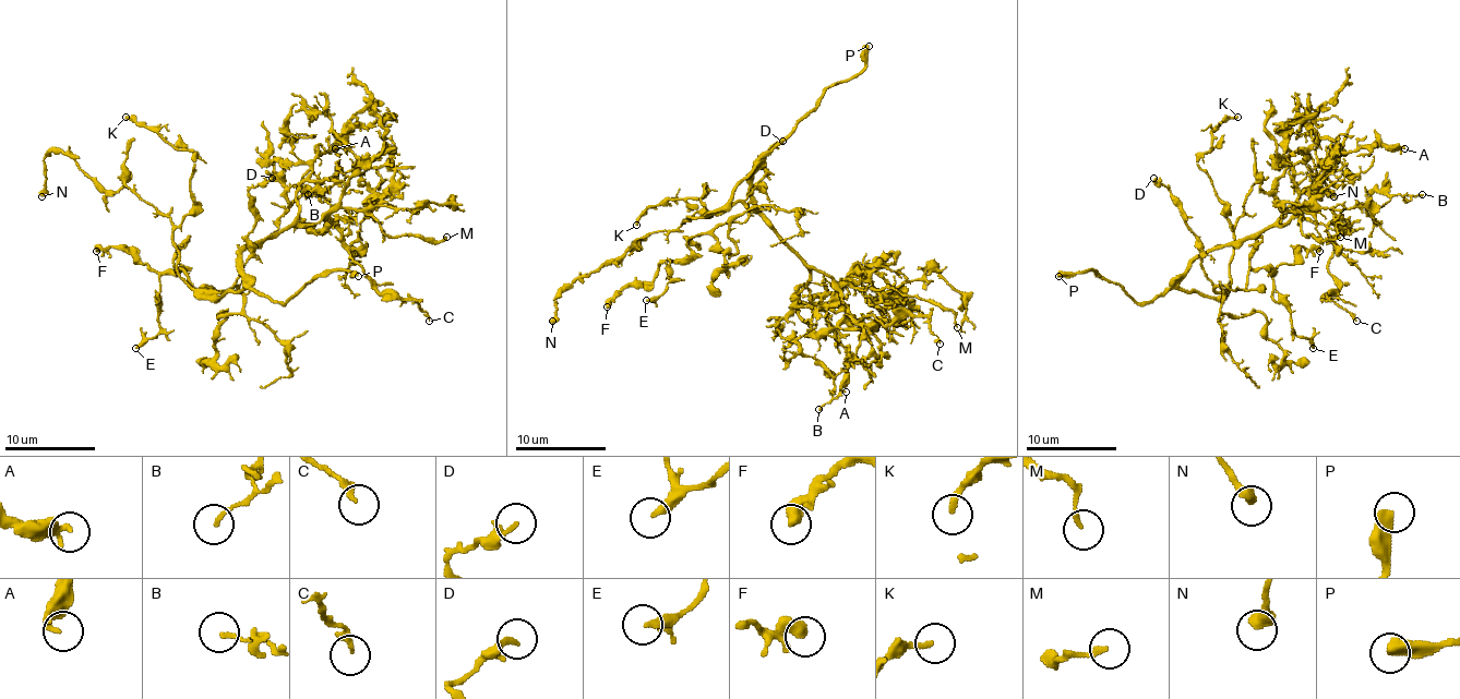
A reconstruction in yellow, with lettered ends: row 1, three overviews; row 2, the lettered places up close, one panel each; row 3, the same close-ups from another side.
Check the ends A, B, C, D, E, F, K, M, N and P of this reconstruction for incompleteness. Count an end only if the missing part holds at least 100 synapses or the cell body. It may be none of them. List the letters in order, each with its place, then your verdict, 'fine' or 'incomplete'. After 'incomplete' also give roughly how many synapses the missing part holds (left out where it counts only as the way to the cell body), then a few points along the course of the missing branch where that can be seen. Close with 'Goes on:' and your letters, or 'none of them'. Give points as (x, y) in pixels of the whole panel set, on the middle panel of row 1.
A: place (846, 392); fine
B: place (818, 409); fine
C: place (940, 344); fine
D: place (782, 141); fine
E: place (646, 300); fine
F: place (607, 306); fine
K: place (636, 225); fine
M: place (957, 327); fine
N: place (552, 321); fine
P: place (869, 46); incomplete
Goes on: P

